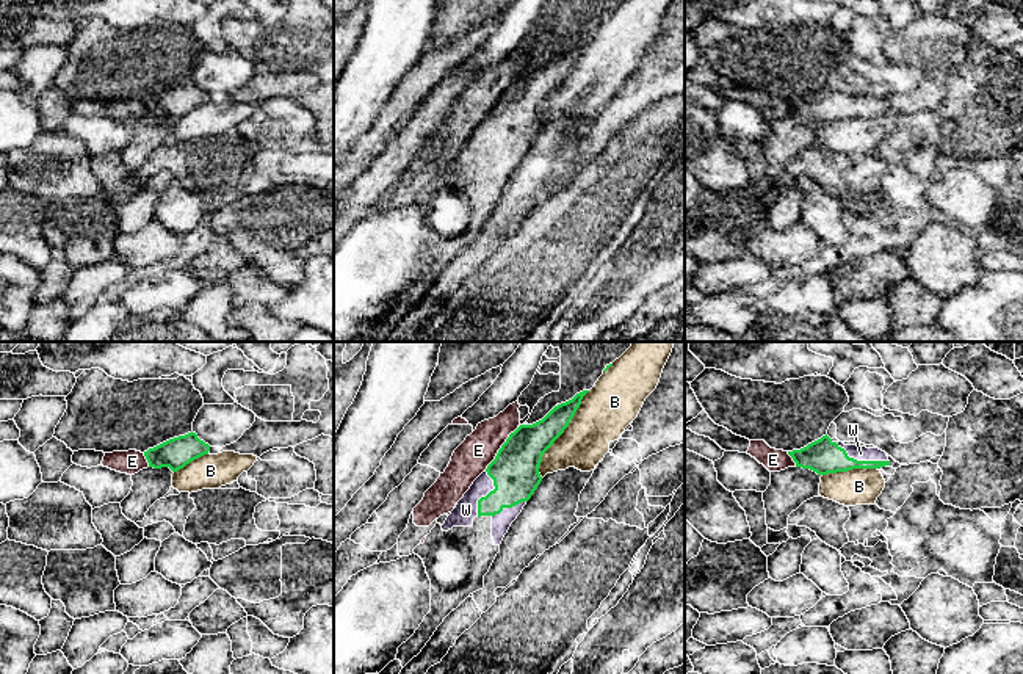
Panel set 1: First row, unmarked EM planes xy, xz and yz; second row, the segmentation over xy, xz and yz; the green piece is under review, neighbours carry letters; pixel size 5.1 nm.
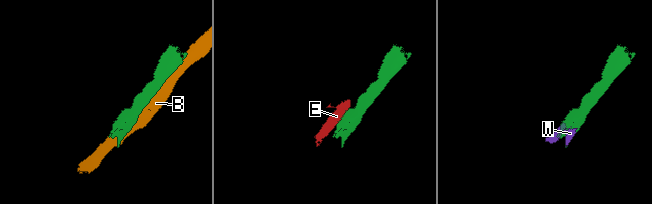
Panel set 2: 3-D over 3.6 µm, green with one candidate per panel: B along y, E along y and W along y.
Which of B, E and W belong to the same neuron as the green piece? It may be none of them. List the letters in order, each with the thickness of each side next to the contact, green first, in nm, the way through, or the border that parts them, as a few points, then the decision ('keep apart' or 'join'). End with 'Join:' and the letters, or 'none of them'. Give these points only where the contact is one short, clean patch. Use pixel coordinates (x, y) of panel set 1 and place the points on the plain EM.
B: calibres 220 and 260 nm; keep apart
E: calibres 240 and 180 nm; border xz (519, 76), (484, 118); keep apart
W: calibres 180 and 80 nm; way yz (823, 105), (853, 105), (860, 110), (860, 102); join
Join: W

